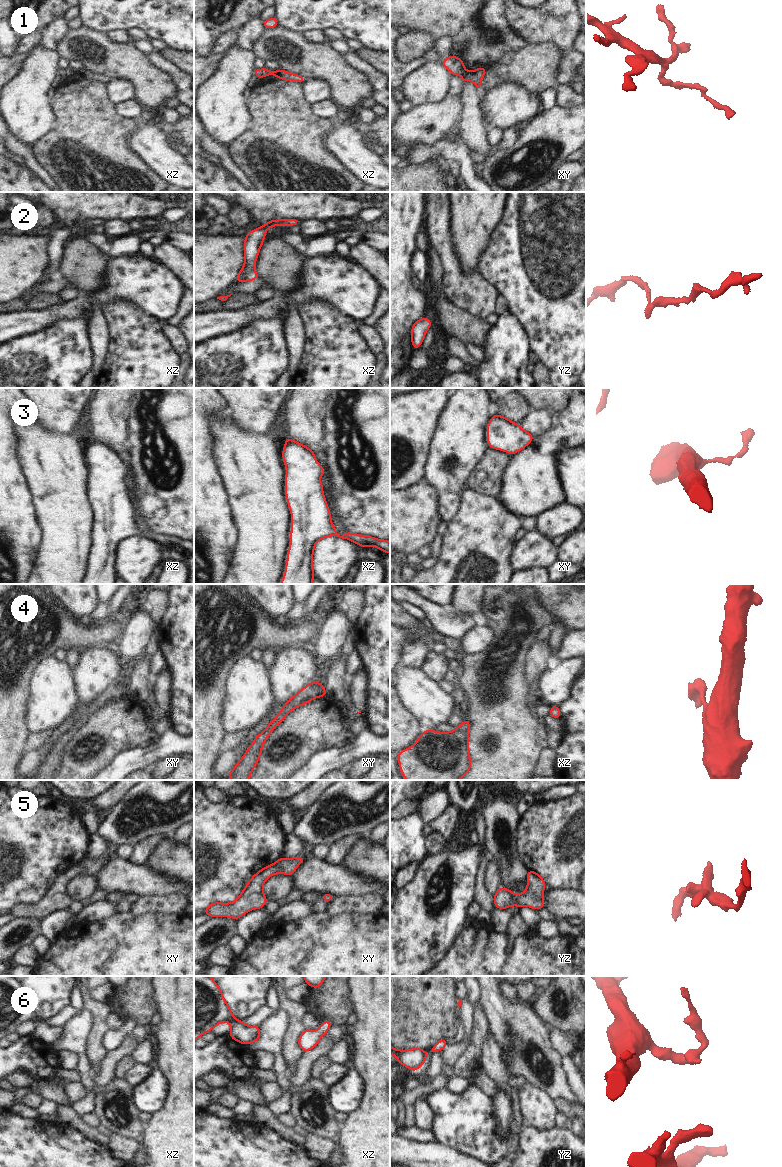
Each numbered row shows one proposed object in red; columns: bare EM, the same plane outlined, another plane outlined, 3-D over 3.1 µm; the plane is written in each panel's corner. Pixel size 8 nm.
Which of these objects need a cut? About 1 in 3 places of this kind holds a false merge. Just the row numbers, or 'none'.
1

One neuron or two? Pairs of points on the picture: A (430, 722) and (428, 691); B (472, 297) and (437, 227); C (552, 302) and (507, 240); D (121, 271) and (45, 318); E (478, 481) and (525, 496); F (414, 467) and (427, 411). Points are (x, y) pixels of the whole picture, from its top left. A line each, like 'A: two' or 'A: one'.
A: one
B: one
C: one
D: one
E: two
F: one

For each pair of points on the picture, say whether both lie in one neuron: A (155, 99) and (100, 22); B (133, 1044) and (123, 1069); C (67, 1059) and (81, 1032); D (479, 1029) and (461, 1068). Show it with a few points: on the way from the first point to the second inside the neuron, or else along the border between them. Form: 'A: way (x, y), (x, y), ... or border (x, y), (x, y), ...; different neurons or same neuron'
A: border (84, 24), (97, 31), (106, 33); different neurons
B: border (133, 1053), (125, 1056), (120, 1061), (116, 1075); different neurons
C: border (58, 1051), (75, 1051), (79, 1055), (78, 1067); different neurons
D: way (478, 1039), (471, 1058); same neuron

